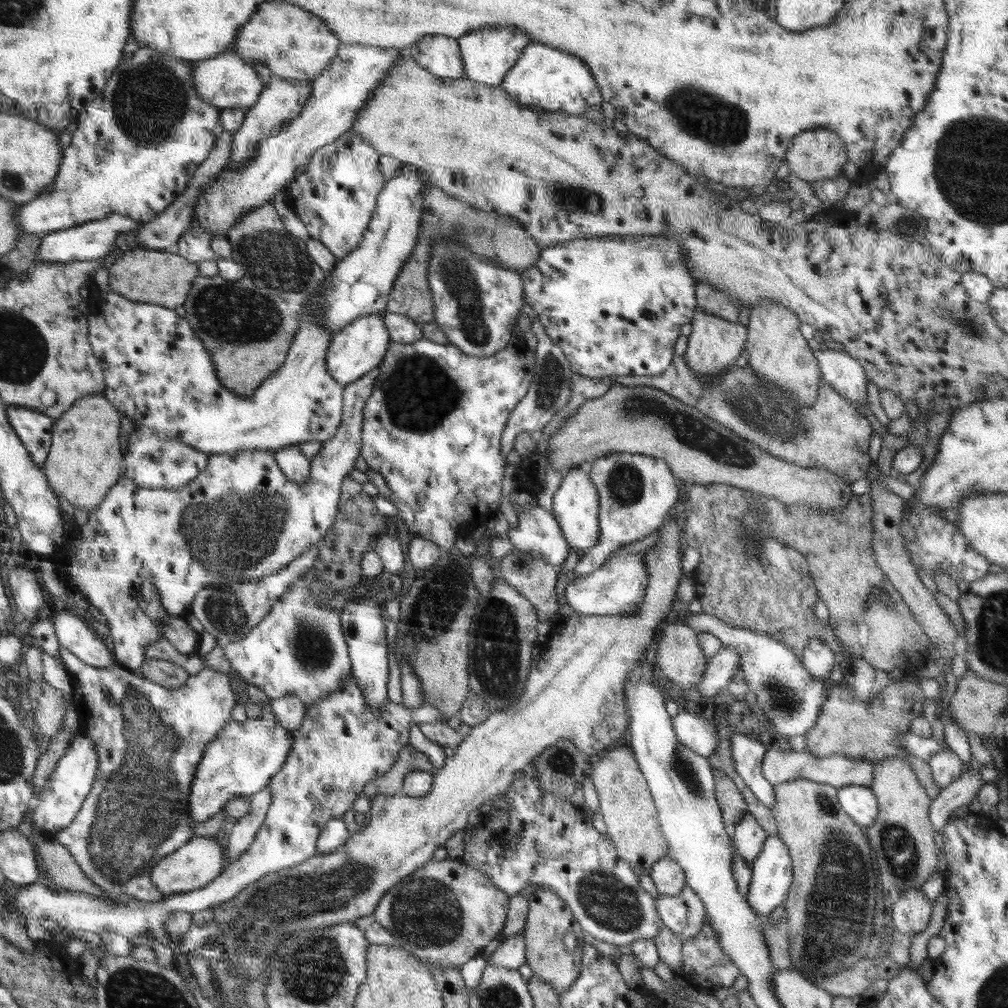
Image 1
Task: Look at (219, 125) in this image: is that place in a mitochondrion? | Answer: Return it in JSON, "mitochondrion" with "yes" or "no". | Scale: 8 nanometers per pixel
{"mitochondrion":"no"}

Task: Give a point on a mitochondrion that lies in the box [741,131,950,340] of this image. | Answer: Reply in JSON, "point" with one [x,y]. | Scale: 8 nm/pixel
{"point":[903,224]}

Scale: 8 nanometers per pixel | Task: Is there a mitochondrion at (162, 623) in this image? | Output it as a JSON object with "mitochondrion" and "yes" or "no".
{"mitochondrion":"no"}

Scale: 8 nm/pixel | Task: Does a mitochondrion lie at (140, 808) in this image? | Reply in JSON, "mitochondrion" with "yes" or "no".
{"mitochondrion":"yes"}

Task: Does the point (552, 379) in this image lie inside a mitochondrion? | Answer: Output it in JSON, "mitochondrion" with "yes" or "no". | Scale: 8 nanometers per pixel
{"mitochondrion":"yes"}

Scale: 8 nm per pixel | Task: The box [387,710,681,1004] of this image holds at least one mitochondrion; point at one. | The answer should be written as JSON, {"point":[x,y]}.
{"point":[604,897]}

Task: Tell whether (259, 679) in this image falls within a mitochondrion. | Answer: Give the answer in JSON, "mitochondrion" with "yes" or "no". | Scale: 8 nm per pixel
{"mitochondrion":"no"}

